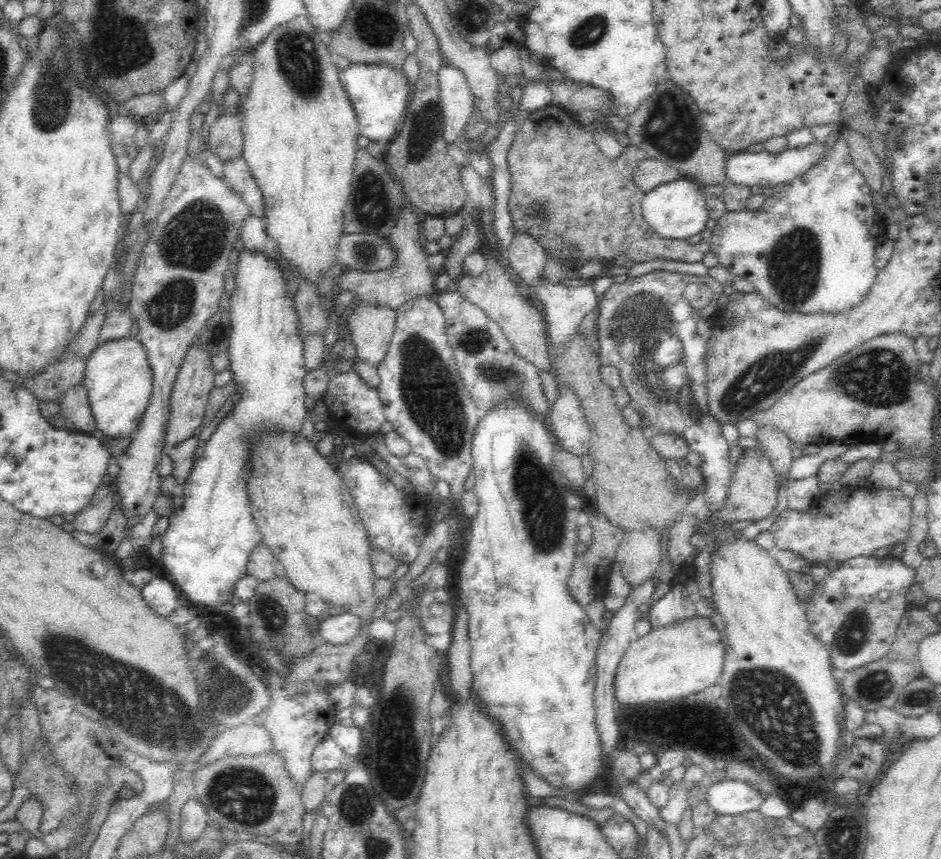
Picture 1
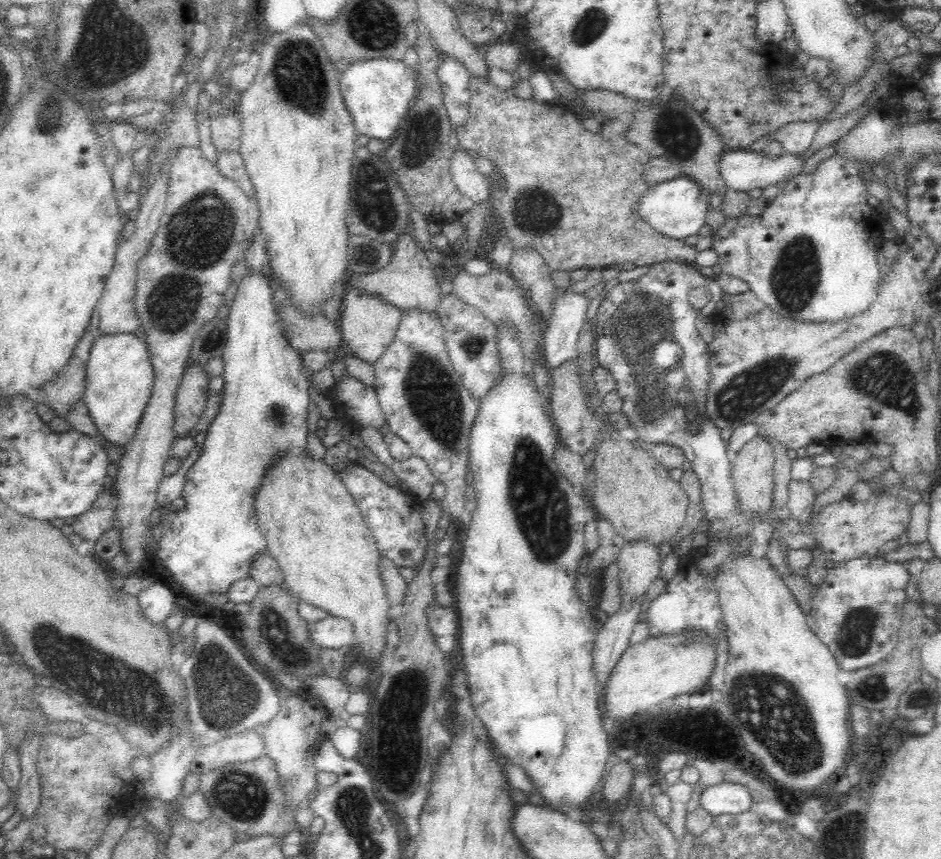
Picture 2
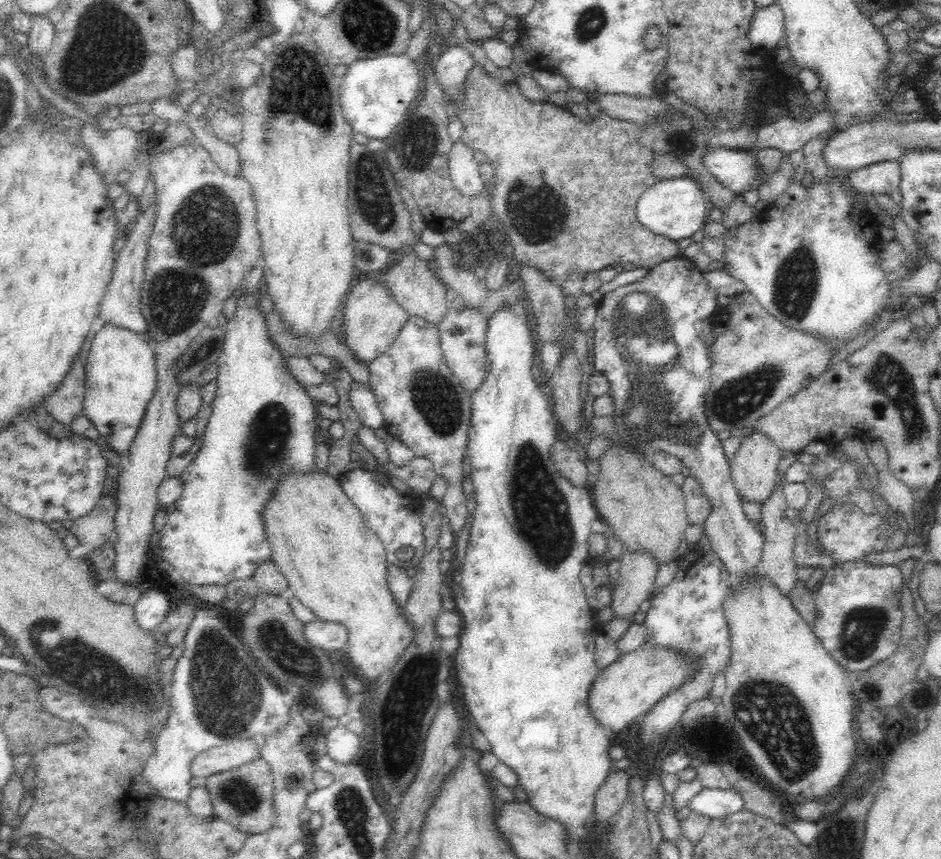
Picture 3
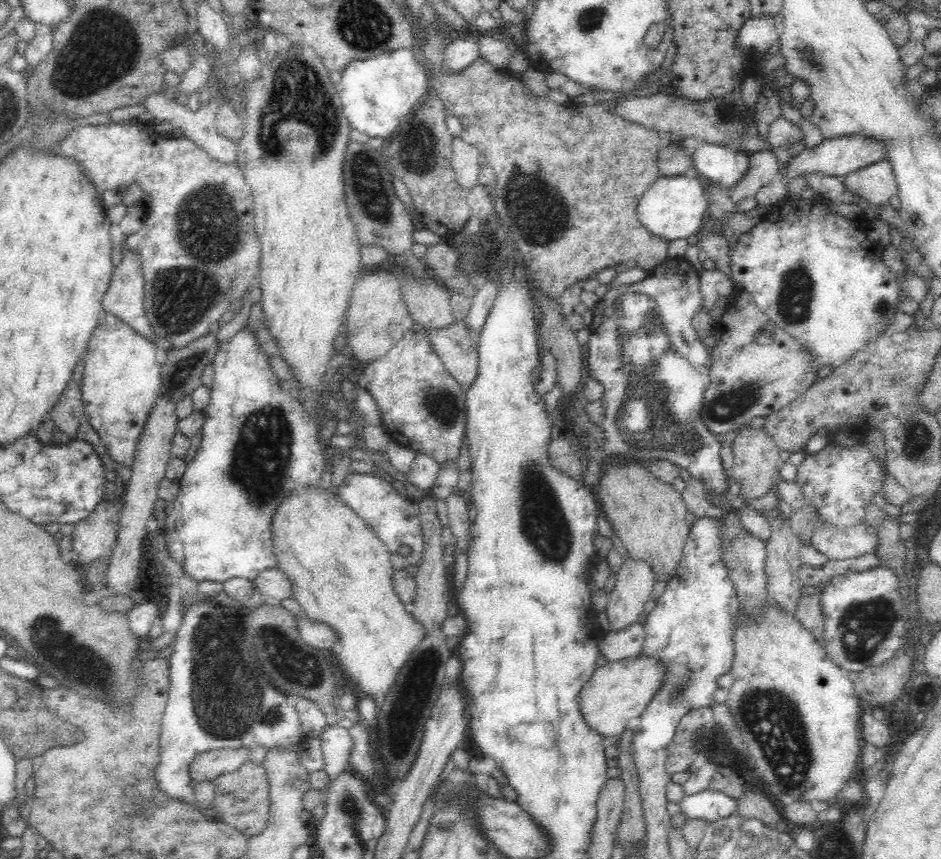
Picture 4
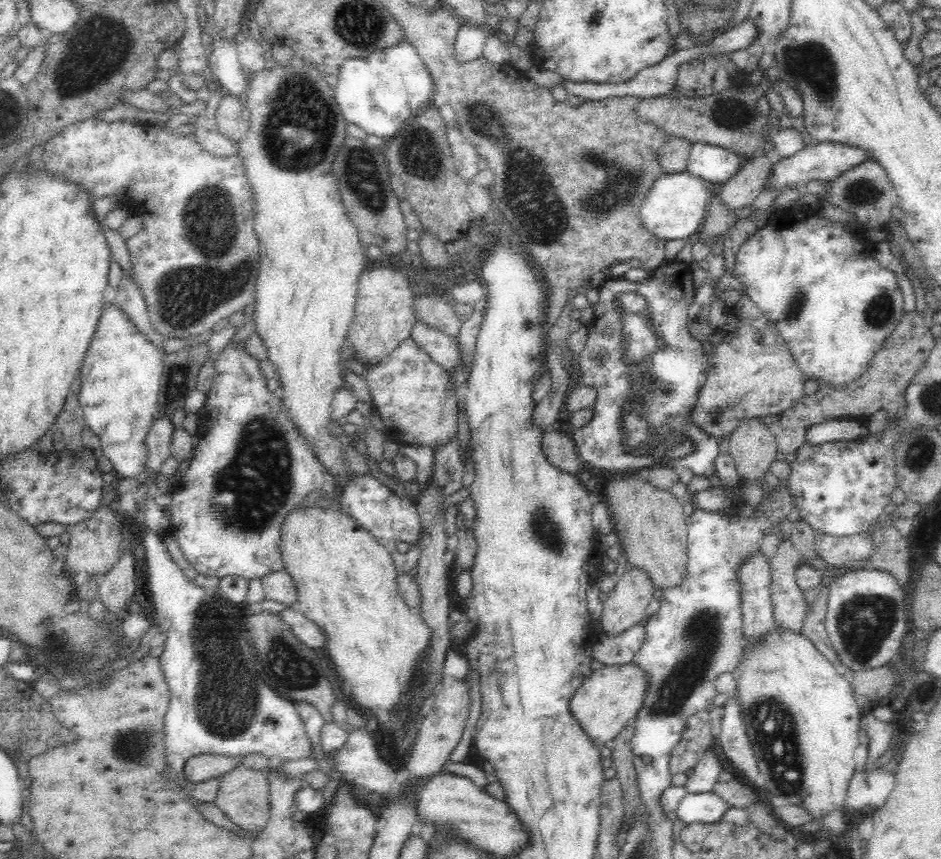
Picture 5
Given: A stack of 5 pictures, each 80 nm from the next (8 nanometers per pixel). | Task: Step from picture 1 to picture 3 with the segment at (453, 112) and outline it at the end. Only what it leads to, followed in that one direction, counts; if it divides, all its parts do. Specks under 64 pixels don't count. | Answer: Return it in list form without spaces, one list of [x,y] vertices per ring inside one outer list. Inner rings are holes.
[[[462,42],[443,48],[442,54],[434,65],[434,71],[438,81],[444,85],[448,97],[452,97],[454,101],[463,100],[466,74],[475,63],[472,55],[462,46]]]

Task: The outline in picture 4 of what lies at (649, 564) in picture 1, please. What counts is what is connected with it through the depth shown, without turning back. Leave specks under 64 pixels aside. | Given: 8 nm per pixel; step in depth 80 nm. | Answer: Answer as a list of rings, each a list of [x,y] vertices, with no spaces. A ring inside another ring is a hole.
[[[626,560],[617,574],[614,588],[607,595],[608,604],[603,610],[612,632],[638,623],[657,582],[651,567],[638,560]]]

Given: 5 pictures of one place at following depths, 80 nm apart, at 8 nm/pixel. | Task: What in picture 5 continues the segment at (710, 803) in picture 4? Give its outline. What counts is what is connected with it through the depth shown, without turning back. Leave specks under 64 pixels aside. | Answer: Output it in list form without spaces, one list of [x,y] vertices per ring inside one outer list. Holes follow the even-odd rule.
[[[714,791],[705,793],[686,793],[677,806],[677,818],[685,825],[692,823],[710,824],[718,822],[729,809],[729,804]]]

